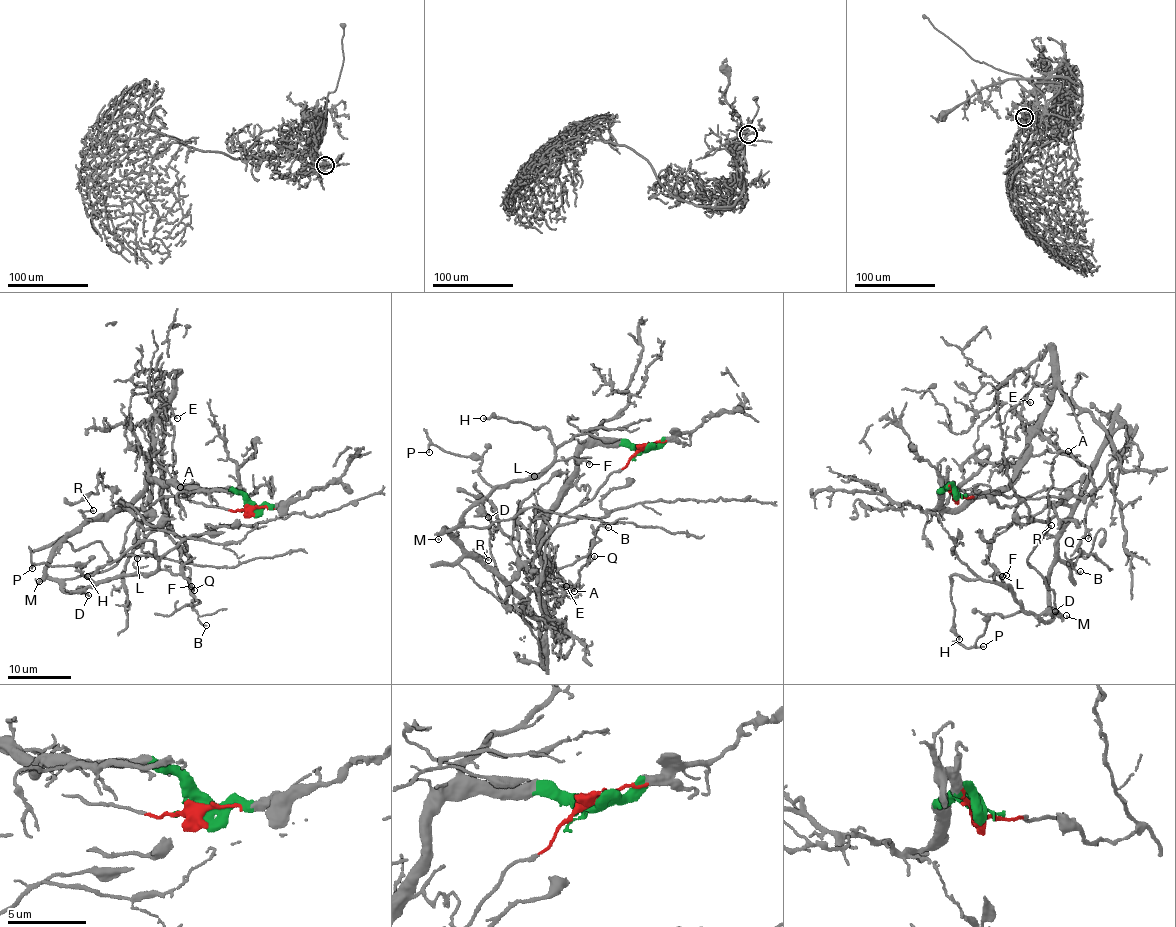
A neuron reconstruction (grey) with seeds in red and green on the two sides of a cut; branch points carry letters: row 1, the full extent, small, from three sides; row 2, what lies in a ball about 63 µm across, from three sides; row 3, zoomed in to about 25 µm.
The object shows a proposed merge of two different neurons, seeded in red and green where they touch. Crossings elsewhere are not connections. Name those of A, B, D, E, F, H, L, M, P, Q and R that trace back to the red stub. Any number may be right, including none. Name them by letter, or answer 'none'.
D, F, H, L, M, P, R

